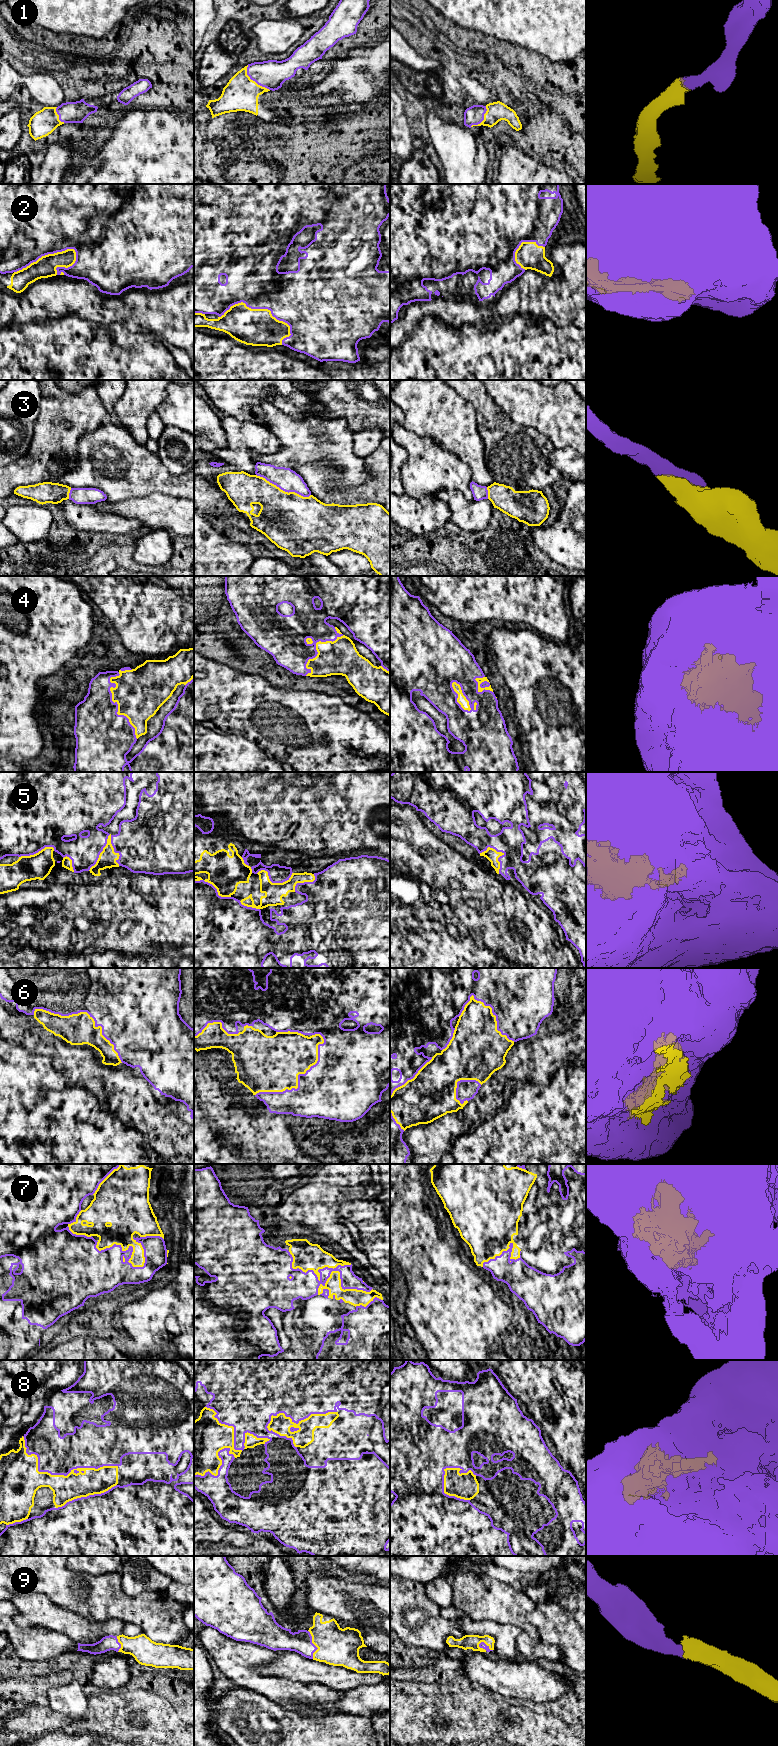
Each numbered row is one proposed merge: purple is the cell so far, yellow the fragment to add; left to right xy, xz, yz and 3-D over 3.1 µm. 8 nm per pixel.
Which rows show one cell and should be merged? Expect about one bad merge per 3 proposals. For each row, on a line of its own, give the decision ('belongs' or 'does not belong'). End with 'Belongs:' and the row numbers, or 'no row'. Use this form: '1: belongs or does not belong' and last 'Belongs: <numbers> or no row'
1: belongs
2: belongs
3: belongs
4: belongs
5: belongs
6: belongs
7: belongs
8: belongs
9: belongs
Belongs: 1, 2, 3, 4, 5, 6, 7, 8, 9

